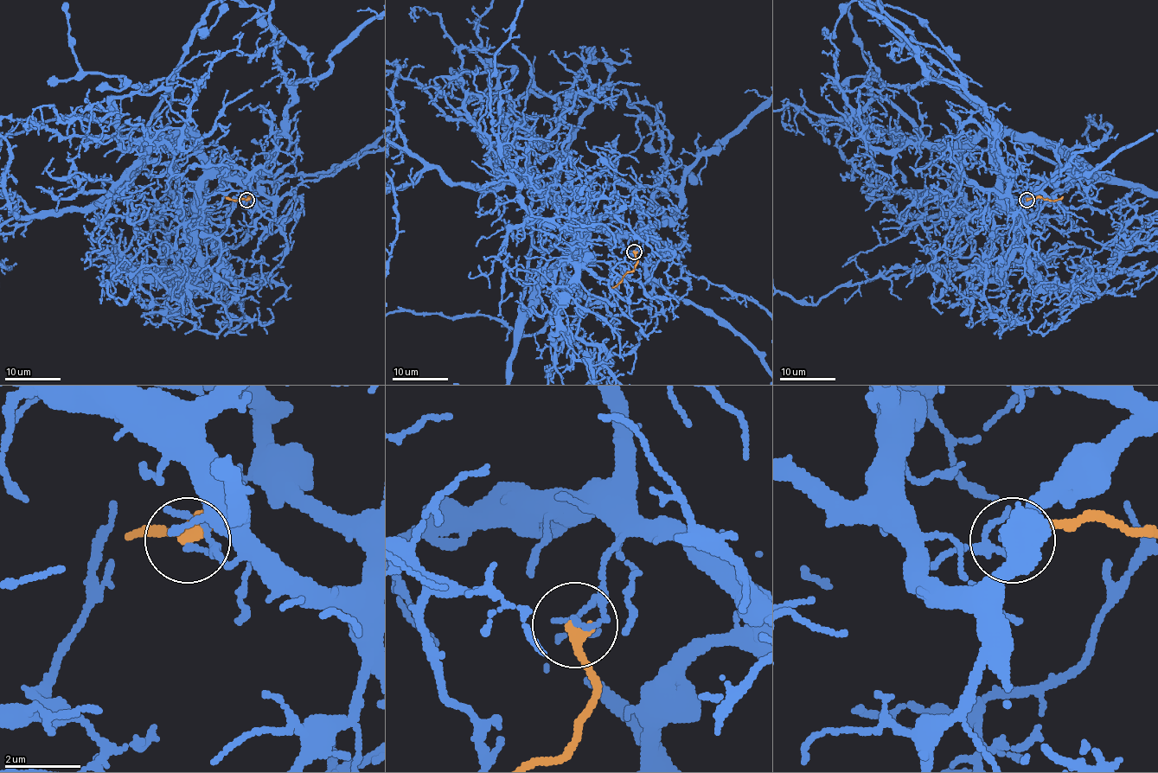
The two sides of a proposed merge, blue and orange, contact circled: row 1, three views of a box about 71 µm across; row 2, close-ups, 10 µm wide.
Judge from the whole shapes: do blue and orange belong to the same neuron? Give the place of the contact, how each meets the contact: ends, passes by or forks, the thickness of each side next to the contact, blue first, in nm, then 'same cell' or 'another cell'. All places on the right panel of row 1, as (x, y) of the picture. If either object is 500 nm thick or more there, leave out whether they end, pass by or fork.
at (1026, 200); blue ends there; orange ends there; 150 nm thick on the blue side, 280 nm on the other; another cell

